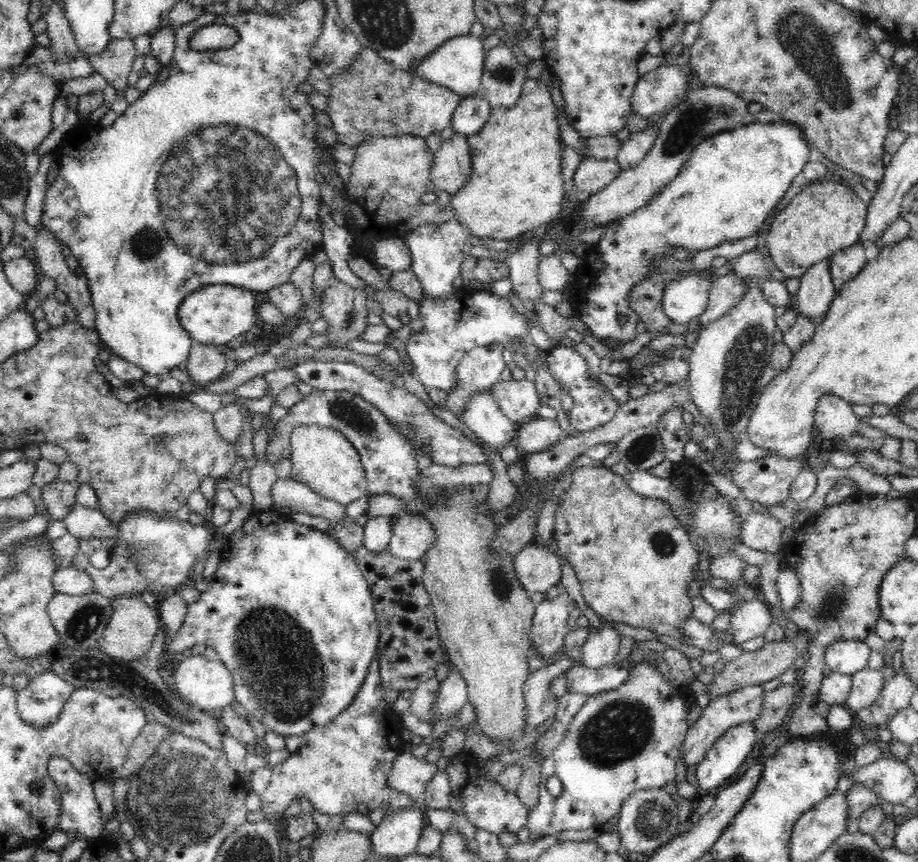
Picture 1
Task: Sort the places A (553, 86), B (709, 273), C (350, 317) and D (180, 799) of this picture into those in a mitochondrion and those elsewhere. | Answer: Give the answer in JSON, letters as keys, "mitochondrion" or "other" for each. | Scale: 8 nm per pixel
{"A":"other","B":"other","C":"mitochondrion","D":"mitochondrion"}

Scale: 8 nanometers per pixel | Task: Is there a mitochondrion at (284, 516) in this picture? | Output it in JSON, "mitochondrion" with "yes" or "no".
{"mitochondrion":"no"}

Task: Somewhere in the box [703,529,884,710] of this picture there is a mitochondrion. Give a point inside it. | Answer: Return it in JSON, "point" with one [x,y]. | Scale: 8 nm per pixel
{"point":[833,602]}

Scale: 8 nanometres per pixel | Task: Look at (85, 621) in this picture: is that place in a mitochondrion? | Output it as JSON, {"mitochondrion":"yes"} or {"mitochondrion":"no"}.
{"mitochondrion":"yes"}

